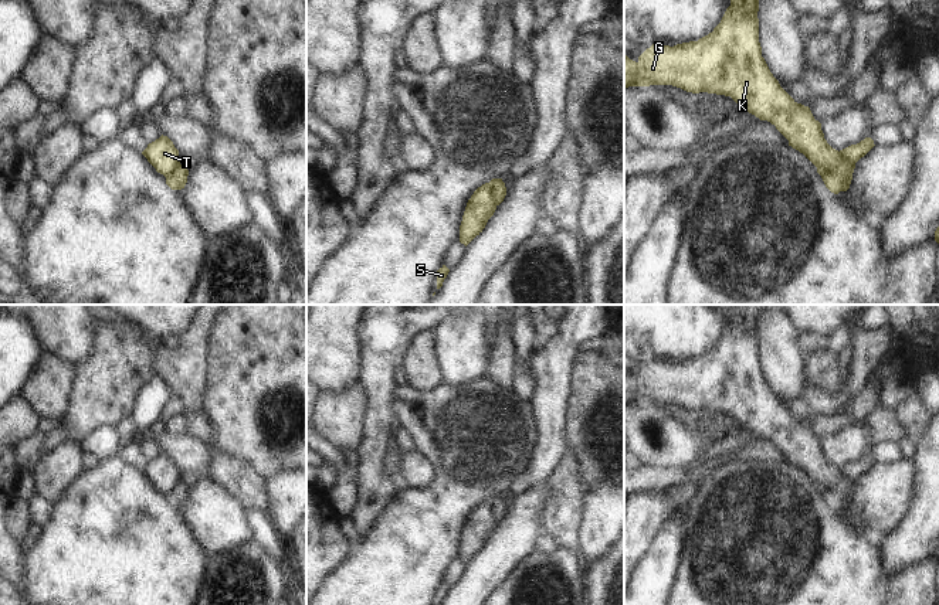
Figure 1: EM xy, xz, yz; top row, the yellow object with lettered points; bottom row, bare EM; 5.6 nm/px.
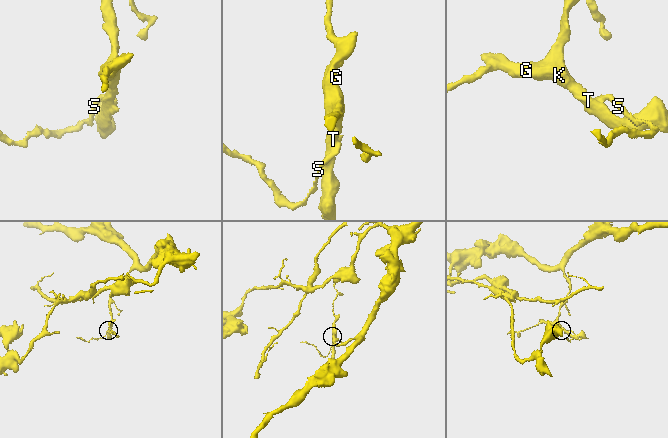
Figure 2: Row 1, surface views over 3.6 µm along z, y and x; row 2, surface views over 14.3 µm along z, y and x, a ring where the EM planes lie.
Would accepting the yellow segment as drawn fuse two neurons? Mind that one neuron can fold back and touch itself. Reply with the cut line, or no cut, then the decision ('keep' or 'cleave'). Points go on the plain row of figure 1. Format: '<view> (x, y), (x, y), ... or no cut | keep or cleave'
yz (817, 483), (833, 488), (841, 496), (843, 506) | cleave

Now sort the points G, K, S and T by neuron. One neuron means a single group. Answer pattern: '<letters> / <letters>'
G K T / S

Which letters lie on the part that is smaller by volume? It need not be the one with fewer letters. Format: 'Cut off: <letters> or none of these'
Cut off: S.

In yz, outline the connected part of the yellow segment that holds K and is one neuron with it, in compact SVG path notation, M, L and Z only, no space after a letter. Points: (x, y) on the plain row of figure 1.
M735 305L730 323L712 350L674 364L652 361L638 378L624 373L624 405L672 402L687 409L730 414L746 429L767 438L789 458L789 463L803 470L816 485L834 487L843 496L843 507L850 506L855 479L841 473L824 456L821 441L814 436L809 424L797 421L770 390L759 360L759 316L769 305Z

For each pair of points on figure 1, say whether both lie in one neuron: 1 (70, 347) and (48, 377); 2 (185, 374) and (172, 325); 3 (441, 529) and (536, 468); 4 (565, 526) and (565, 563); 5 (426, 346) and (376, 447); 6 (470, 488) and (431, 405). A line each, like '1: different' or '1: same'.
1: different
2: different
3: different
4: different
5: different
6: same

